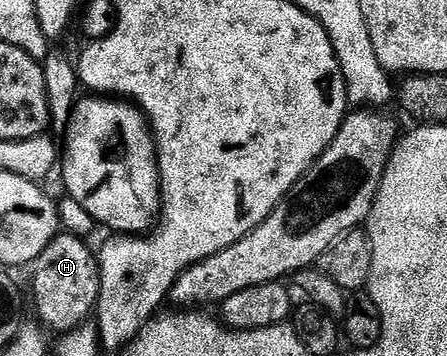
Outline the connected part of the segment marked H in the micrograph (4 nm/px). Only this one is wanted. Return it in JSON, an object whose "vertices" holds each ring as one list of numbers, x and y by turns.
{"vertices":[[60,233,33,264,35,276,31,291,35,294,35,311,51,329,66,333,82,326,91,311,99,306,99,260,75,235]]}

